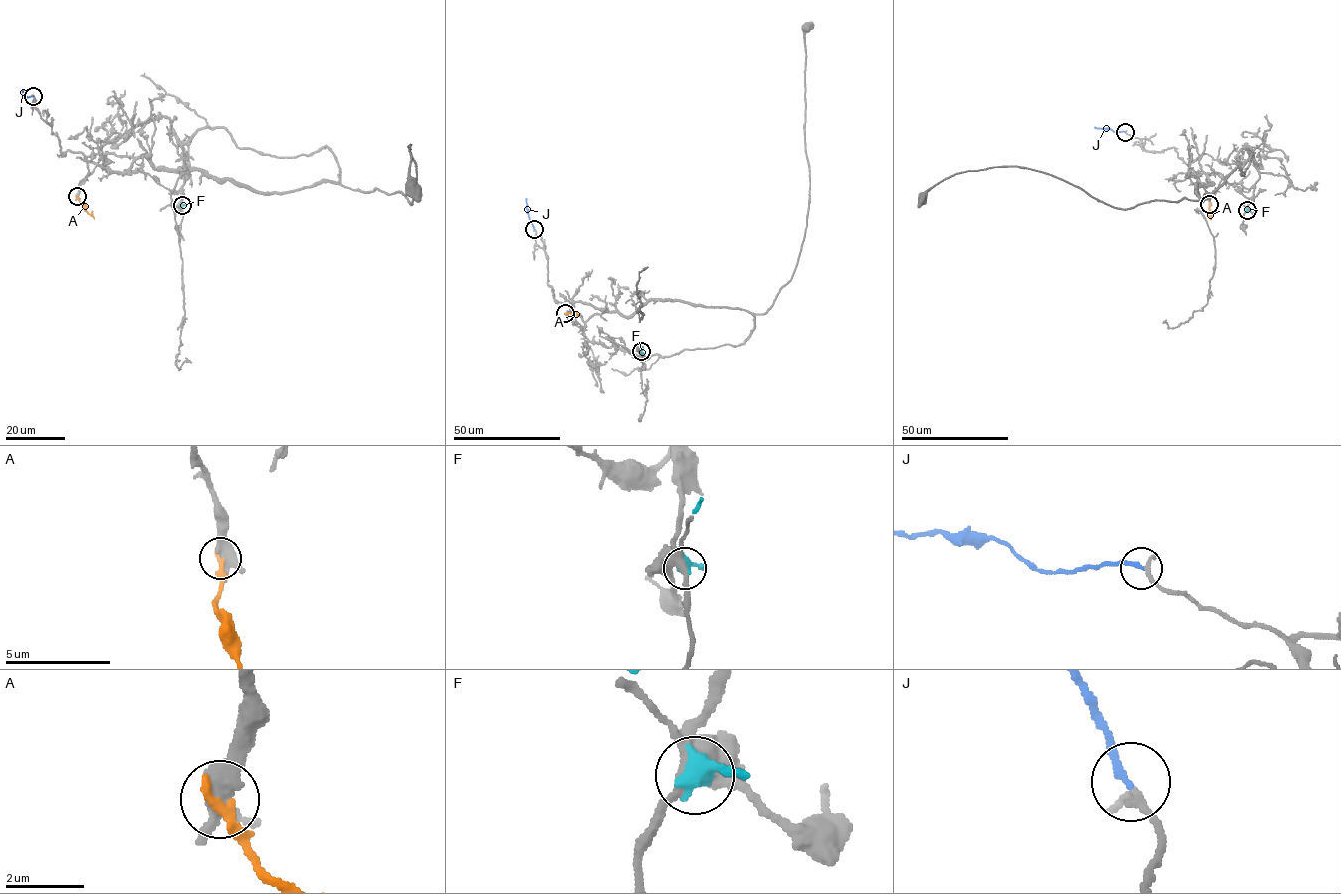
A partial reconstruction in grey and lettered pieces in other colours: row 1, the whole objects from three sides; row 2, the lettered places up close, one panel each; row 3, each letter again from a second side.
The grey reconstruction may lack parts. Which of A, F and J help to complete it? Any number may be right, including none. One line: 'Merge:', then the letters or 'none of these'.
Merge: none of these

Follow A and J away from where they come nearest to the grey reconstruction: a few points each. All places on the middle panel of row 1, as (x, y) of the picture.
A: (565, 313), (575, 315), (577, 312)
J: (534, 229), (526, 198)

